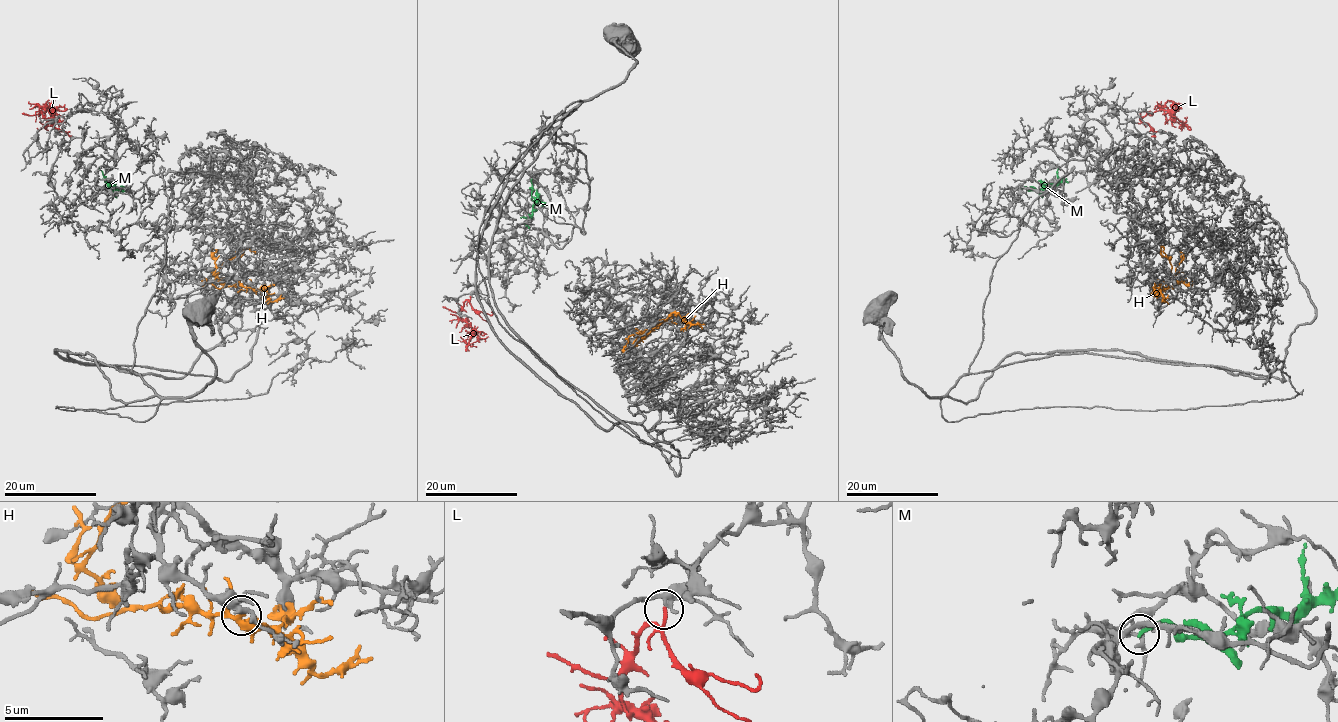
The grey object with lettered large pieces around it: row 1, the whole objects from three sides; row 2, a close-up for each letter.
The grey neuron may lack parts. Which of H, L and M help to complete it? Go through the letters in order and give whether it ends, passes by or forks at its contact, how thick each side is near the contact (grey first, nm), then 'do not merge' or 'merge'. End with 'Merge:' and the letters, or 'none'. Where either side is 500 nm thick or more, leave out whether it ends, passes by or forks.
H: it forks; calibres 280 and 280 nm; do not merge
L: it ends; calibres 320 and 190 nm; merge
M: it ends; calibres 190 and 190 nm; do not merge
Merge: L

